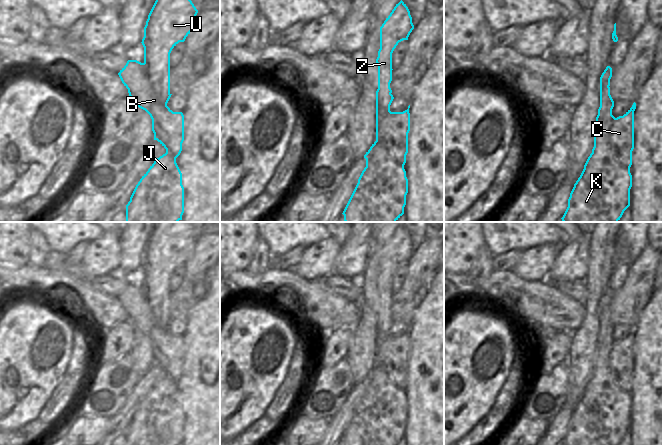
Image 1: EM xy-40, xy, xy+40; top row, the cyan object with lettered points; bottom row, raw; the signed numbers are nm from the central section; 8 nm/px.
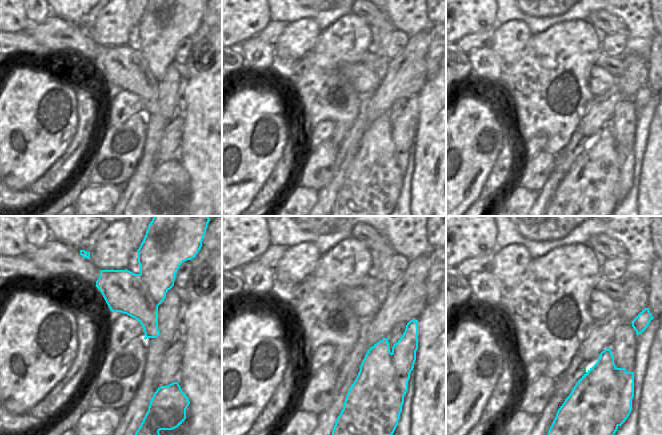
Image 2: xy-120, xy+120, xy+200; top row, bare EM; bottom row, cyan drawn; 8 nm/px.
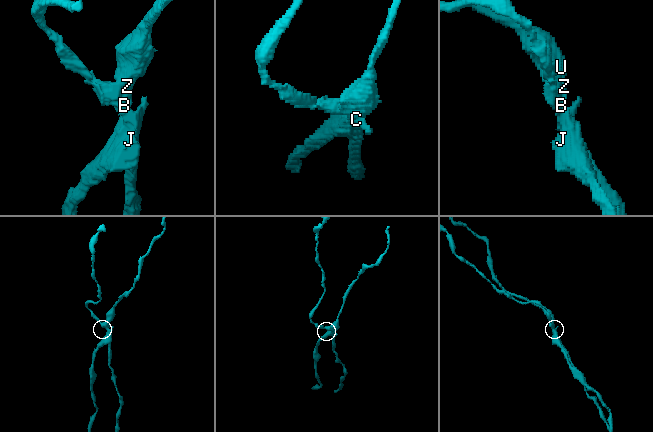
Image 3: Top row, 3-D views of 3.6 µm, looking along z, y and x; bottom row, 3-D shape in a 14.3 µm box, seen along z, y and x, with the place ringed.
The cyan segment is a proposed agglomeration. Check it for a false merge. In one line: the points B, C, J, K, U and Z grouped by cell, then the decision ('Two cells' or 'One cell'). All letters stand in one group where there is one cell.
Groups: B C / J K U Z. Two cells.

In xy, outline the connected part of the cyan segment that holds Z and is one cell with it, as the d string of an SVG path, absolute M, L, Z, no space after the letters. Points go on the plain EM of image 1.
M401 224L390 239L386 242L382 250L380 251L380 273L378 275L378 281L376 287L378 289L378 312L383 314L387 309L390 312L392 305L392 277L399 266L408 264L408 261L414 249L412 247L412 241L406 228Z

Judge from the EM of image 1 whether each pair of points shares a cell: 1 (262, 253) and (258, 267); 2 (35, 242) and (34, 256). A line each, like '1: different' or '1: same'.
1: same
2: same

